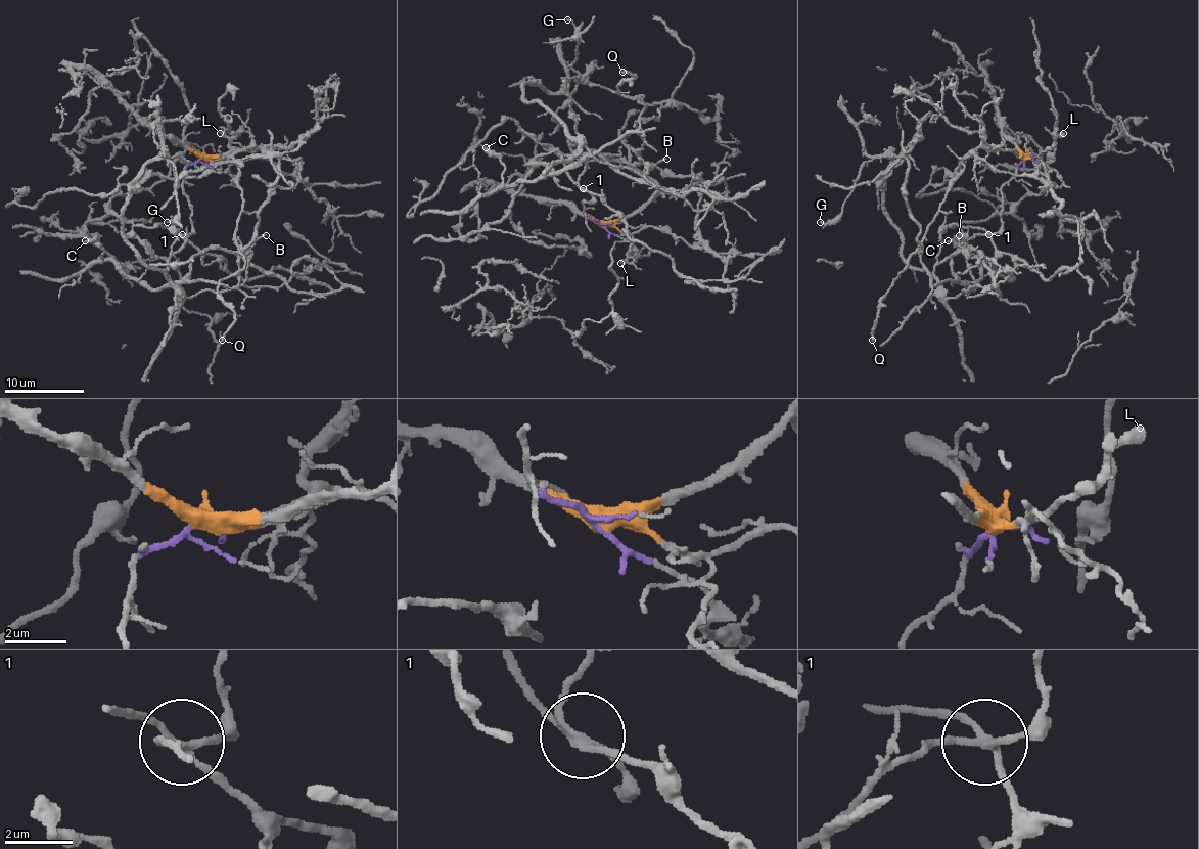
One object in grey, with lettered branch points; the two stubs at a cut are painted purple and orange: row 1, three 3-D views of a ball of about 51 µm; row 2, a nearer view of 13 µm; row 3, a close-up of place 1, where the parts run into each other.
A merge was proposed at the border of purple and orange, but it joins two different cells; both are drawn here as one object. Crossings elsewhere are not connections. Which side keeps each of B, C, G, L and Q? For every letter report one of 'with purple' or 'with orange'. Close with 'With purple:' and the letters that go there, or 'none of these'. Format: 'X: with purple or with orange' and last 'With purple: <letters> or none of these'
B: with purple
C: with orange
G: with purple
L: with purple
Q: with orange
With purple: B, G, L

